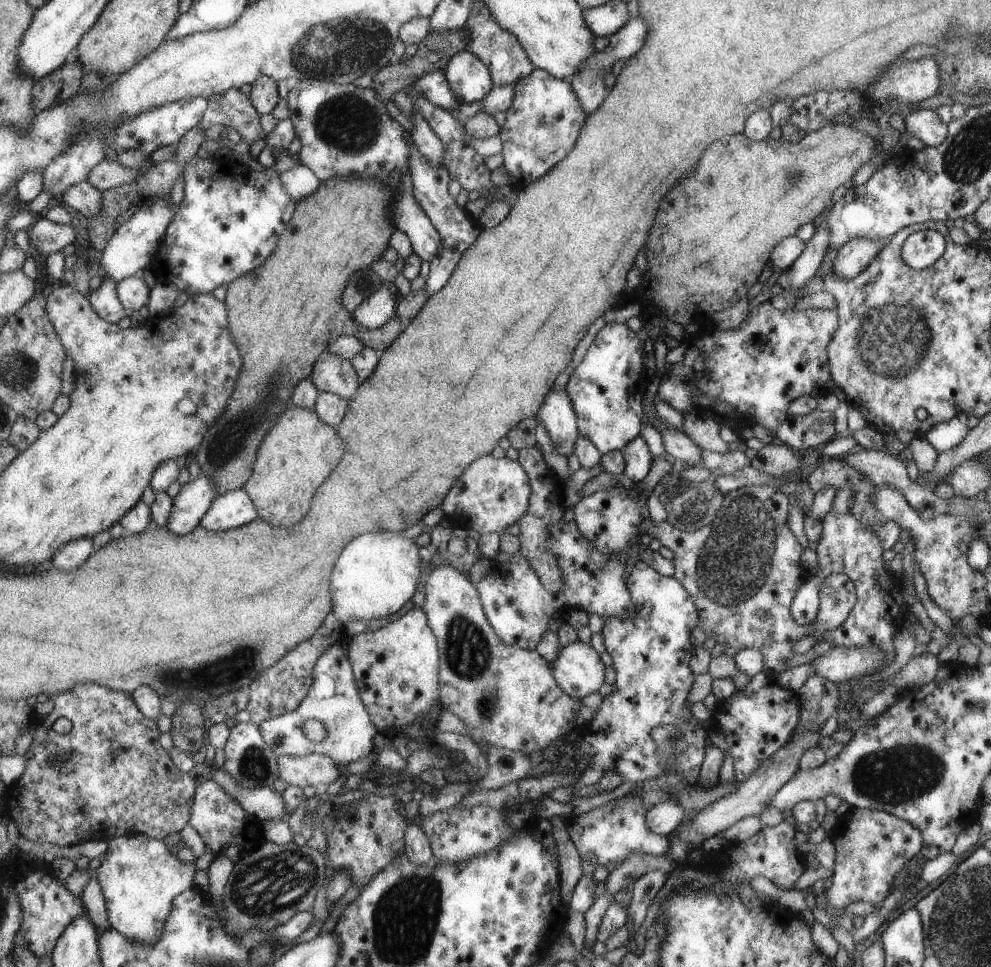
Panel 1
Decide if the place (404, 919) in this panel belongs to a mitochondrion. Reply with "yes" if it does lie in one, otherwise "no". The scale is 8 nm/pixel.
yes

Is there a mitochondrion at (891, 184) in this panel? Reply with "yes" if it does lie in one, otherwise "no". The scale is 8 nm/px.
no

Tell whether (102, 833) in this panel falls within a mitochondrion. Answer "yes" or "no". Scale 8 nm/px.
no

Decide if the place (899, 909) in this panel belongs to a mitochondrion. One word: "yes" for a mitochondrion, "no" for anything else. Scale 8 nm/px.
no

